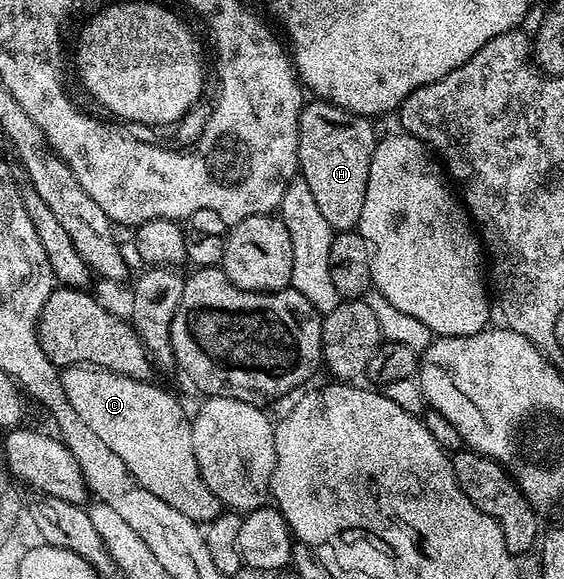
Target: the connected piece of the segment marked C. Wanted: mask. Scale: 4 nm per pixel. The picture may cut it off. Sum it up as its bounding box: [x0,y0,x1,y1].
[61,365,222,523]

